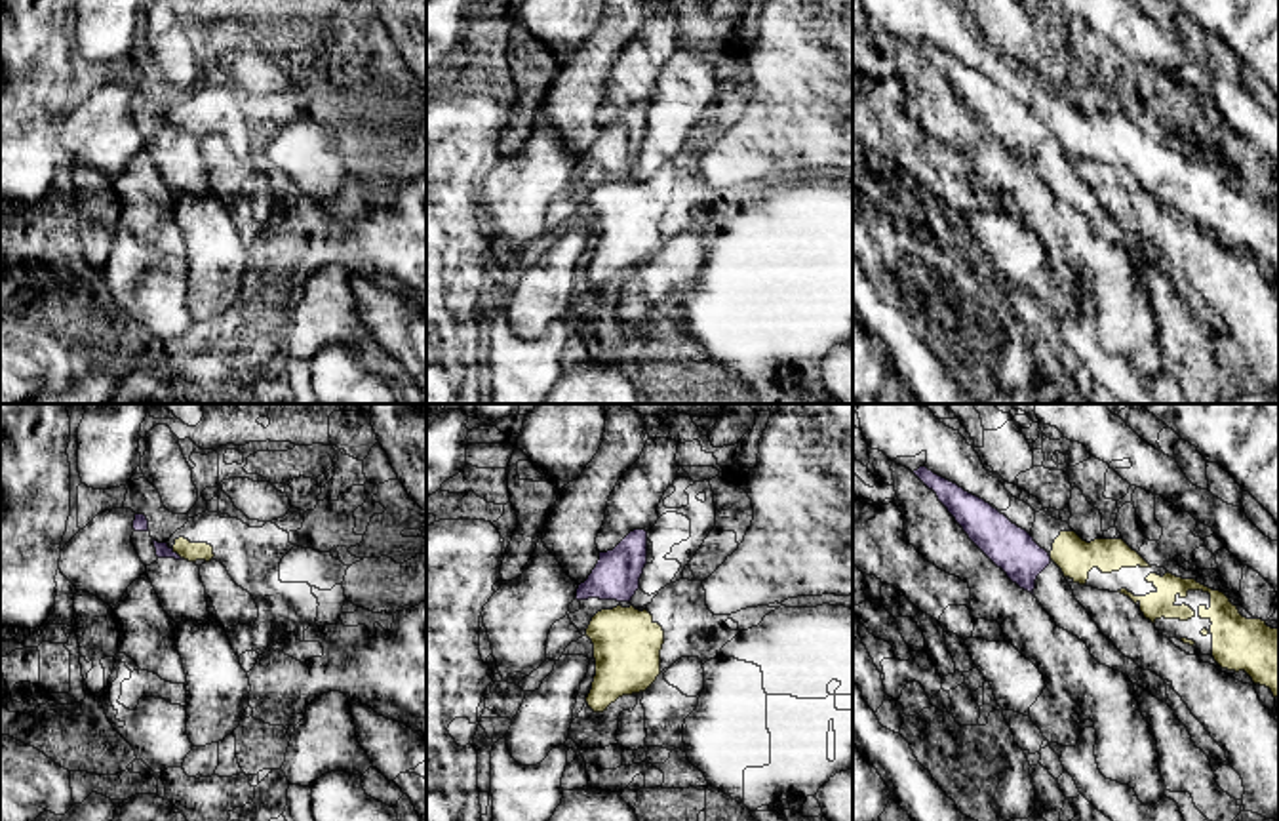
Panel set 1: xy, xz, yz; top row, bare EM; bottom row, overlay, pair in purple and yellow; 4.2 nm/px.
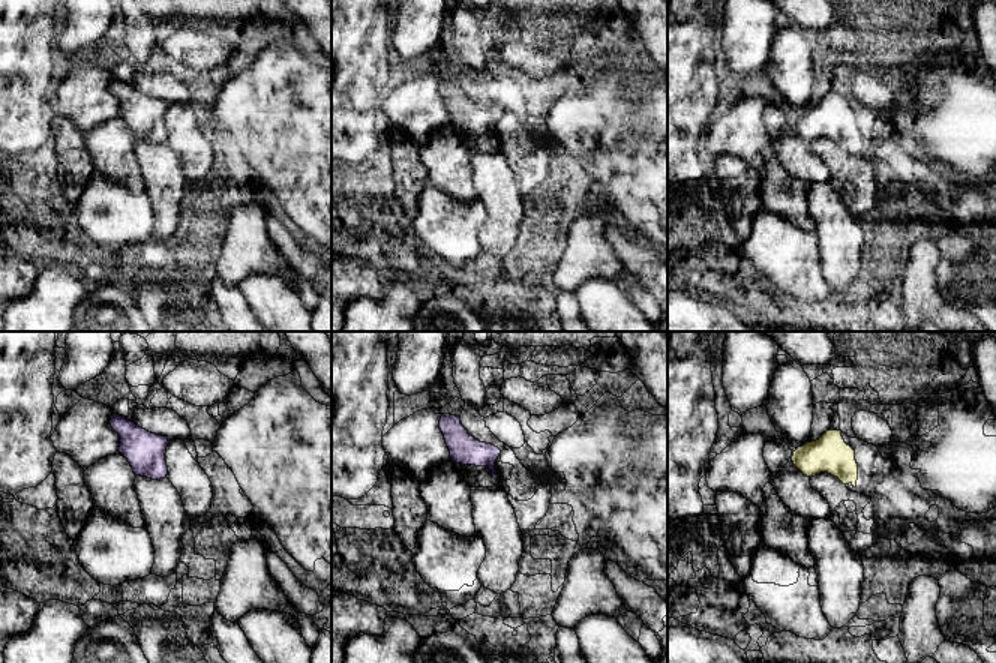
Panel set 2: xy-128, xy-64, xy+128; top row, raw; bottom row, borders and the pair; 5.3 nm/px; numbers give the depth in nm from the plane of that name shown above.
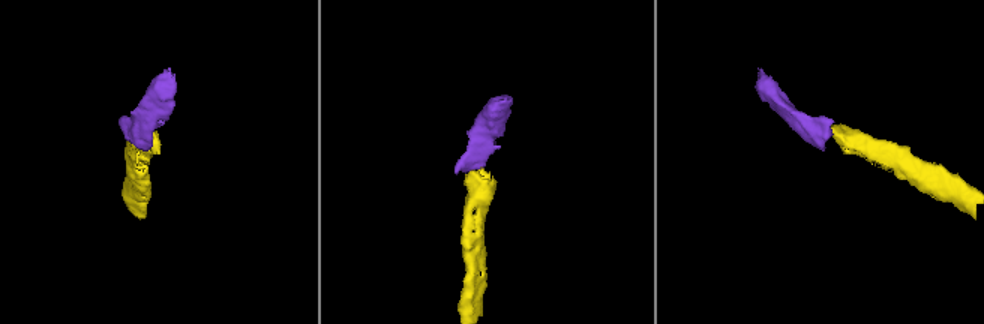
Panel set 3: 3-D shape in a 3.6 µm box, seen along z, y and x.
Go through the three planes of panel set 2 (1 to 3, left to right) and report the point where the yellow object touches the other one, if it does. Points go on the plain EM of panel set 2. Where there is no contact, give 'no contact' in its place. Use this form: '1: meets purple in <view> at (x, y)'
1: no contact
2: no contact
3: no contact

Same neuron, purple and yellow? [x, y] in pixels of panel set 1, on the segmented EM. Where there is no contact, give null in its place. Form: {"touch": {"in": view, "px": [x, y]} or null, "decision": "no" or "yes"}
{"touch": {"in": "xy", "px": [177, 555]}, "decision": "no"}

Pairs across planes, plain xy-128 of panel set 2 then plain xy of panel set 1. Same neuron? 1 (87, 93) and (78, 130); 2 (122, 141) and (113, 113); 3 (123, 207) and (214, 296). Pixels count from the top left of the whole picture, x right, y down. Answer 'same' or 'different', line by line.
1: same
2: different
3: different

